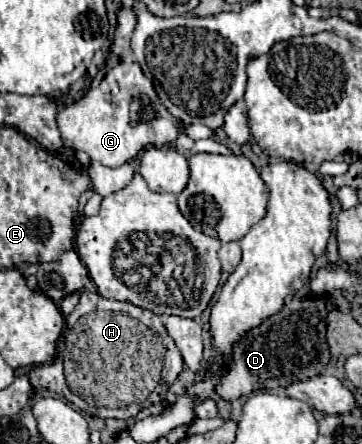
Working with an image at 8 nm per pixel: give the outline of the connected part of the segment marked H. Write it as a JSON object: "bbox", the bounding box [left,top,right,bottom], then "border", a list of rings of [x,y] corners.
{"bbox":[30,291,184,417],"border":[[[84,291],[80,295],[80,303],[76,309],[66,315],[68,321],[68,337],[64,343],[62,355],[56,357],[50,365],[36,365],[30,369],[30,383],[32,387],[44,387],[66,401],[74,403],[80,411],[90,413],[94,417],[108,417],[108,411],[124,411],[124,407],[134,405],[134,409],[146,409],[150,407],[150,395],[152,393],[164,393],[166,397],[168,387],[176,381],[178,373],[184,367],[184,361],[174,345],[174,341],[168,337],[164,325],[160,323],[158,315],[140,307],[134,307],[124,301],[114,301],[100,297],[98,293]]]}

